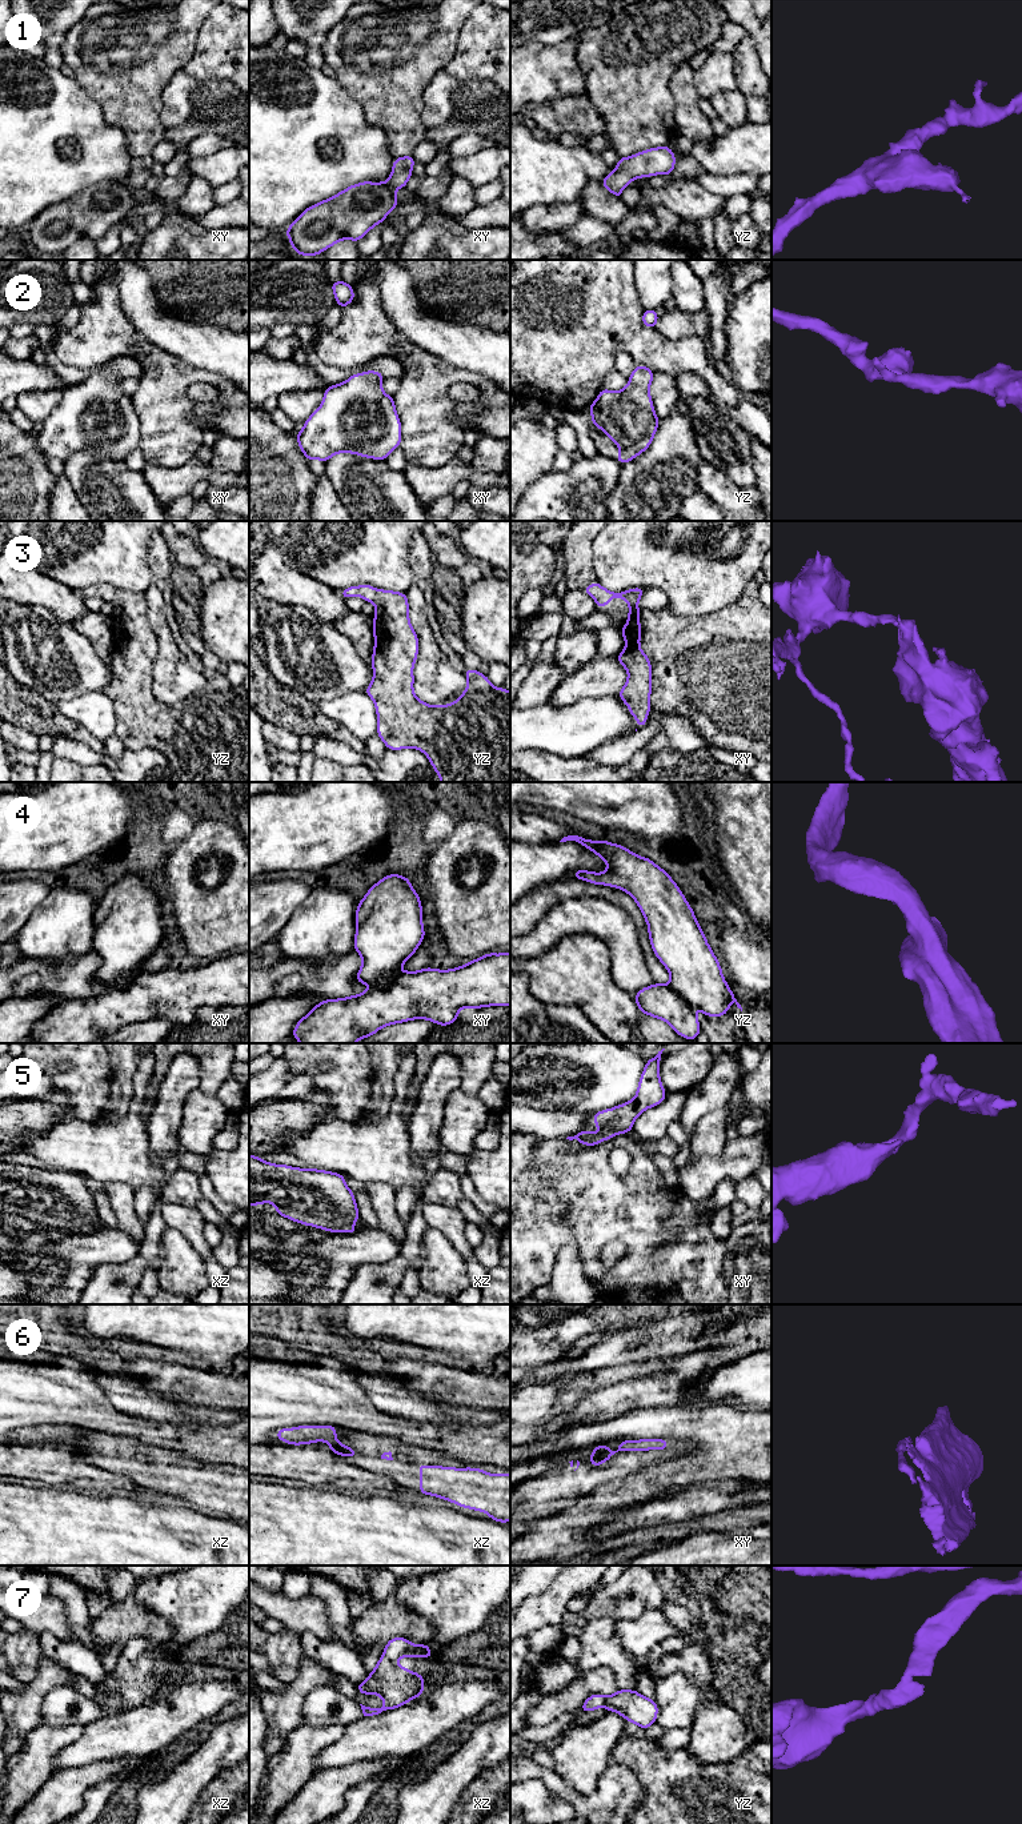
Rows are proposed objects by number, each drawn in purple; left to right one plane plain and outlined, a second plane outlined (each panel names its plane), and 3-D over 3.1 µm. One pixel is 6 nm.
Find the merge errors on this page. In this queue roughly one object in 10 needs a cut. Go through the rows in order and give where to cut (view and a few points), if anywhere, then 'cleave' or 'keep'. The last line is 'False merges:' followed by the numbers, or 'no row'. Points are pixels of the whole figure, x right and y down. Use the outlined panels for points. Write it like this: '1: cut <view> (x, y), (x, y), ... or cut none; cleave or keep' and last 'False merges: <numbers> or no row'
1: cut none; keep
2: cut none; keep
3: cut none; keep
4: cut xy (401, 971), (388, 985), (373, 987); cleave
5: cut none; keep
6: cut xy (590, 1454), (608, 1458); cleave
7: cut none; keep
False merges: 4, 6

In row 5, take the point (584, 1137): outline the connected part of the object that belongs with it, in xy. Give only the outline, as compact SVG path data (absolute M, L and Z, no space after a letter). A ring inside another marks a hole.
M664 1050L646 1061L637 1094L632 1101L613 1109L597 1111L593 1115L594 1125L602 1130L601 1133L581 1130L577 1135L568 1137L566 1139L577 1139L585 1146L598 1144L614 1135L629 1133L633 1130L633 1123L642 1111L662 1103L668 1095L660 1079L660 1061Z

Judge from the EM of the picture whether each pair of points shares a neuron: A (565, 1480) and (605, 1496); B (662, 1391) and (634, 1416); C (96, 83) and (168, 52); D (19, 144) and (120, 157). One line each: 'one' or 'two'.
A: two
B: two
C: one
D: one

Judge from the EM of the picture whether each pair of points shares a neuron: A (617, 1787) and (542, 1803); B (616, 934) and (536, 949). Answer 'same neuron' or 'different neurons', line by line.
A: different neurons
B: same neuron

